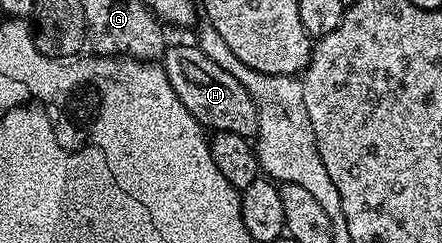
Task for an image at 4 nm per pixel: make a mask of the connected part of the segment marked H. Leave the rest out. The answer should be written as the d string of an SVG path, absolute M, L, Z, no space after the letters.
M169 45L162 57L162 67L180 98L195 119L204 128L214 132L228 131L253 139L259 130L259 110L255 100L234 76L233 71L224 70L196 46Z

